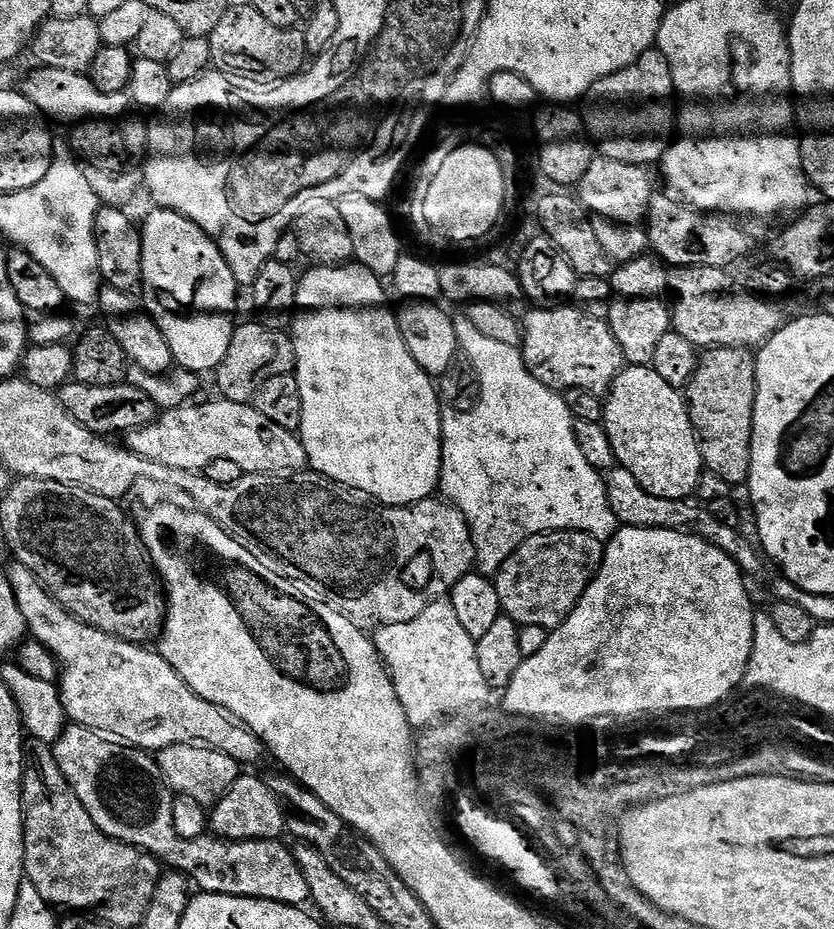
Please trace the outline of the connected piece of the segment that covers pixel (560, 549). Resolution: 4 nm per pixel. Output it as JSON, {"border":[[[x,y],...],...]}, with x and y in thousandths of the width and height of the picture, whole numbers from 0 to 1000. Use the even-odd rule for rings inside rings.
{"border":[[[651,573],[621,588],[612,601],[595,615],[592,628],[597,635],[601,660],[622,674],[650,674],[658,678],[674,674],[693,652],[703,631],[715,621],[722,609],[725,582],[701,573]]]}

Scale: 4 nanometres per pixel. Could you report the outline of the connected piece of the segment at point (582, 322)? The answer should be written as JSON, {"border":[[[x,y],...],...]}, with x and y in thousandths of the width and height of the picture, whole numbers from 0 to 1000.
{"border":[[[643,329],[626,340],[628,389],[656,418],[675,424],[683,418],[728,423],[730,416],[751,395],[748,378],[731,355],[728,343],[709,340],[694,329]]]}

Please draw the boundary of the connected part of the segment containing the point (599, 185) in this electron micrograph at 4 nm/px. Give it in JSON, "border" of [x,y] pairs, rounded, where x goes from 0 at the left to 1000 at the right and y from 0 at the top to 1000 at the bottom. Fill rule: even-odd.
{"border":[[[716,167],[694,196],[693,214],[711,234],[735,237],[737,241],[771,242],[777,235],[781,213],[789,207],[789,194],[784,185],[782,191],[782,185],[781,180],[770,177],[736,174]]]}

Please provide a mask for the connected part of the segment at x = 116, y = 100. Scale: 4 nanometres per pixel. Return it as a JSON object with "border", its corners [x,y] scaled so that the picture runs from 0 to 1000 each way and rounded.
{"border":[[[43,71],[43,74],[29,86],[26,98],[31,107],[48,121],[48,124],[62,129],[134,129],[139,125],[147,126],[156,116],[156,103],[152,98],[128,100],[113,93],[109,81],[89,75],[70,75]]]}

